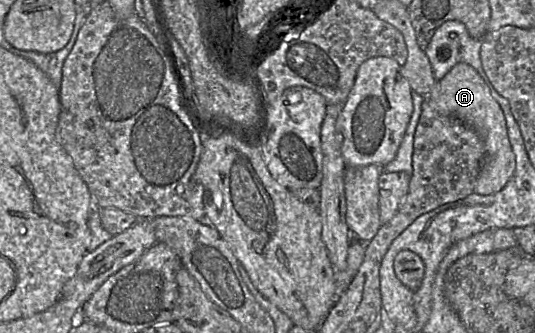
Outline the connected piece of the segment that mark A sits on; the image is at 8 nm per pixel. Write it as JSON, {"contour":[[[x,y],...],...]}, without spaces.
{"contour":[[[459,63],[442,79],[436,81],[430,94],[426,97],[426,100],[439,113],[464,122],[482,137],[486,156],[476,180],[474,192],[489,195],[502,190],[515,172],[515,154],[508,138],[504,113],[478,72],[468,64]]]}

